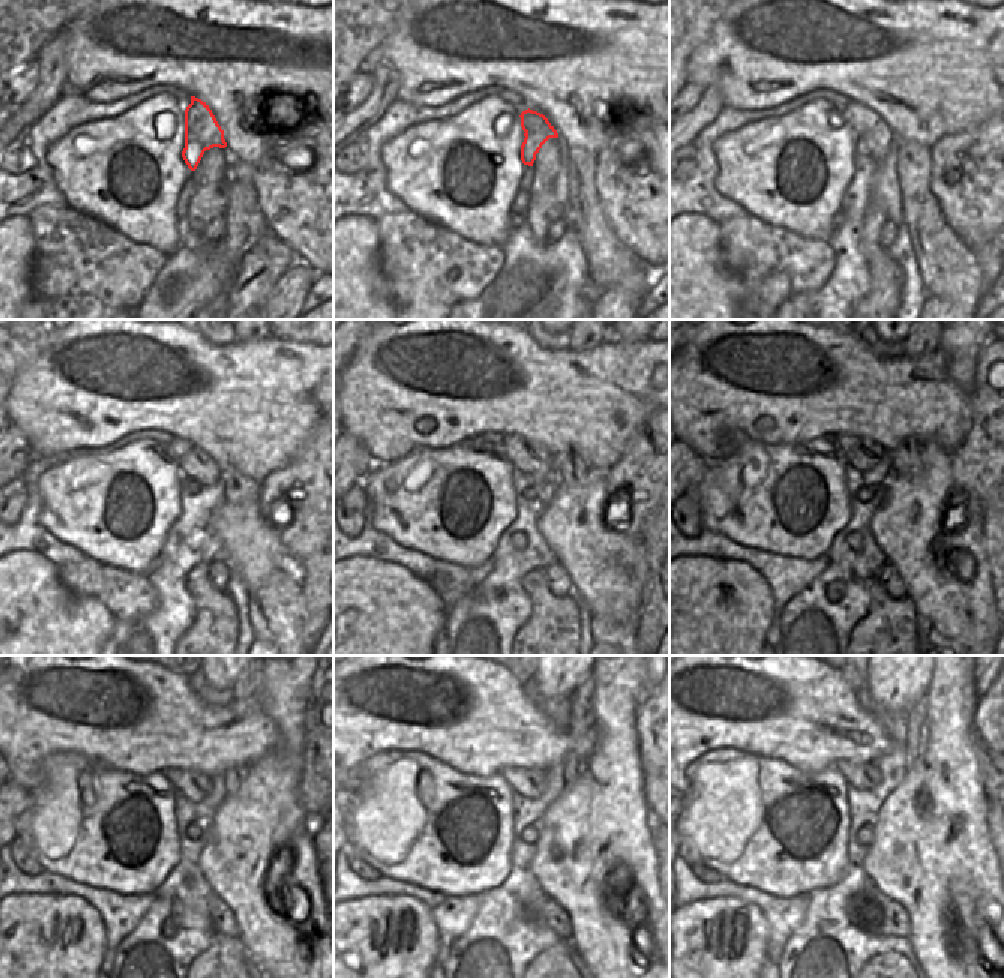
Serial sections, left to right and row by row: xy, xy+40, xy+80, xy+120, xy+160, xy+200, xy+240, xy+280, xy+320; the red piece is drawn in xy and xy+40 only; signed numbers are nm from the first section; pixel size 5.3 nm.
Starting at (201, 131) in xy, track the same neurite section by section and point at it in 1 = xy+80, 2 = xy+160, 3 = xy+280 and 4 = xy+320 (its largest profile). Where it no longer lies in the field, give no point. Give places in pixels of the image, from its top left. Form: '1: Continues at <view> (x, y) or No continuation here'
1: Continues at xy+80 (862, 149)
2: Continues at xy+160 (530, 492)
3: Continues at xy+280 (530, 834)
4: Continues at xy+320 (865, 836)

